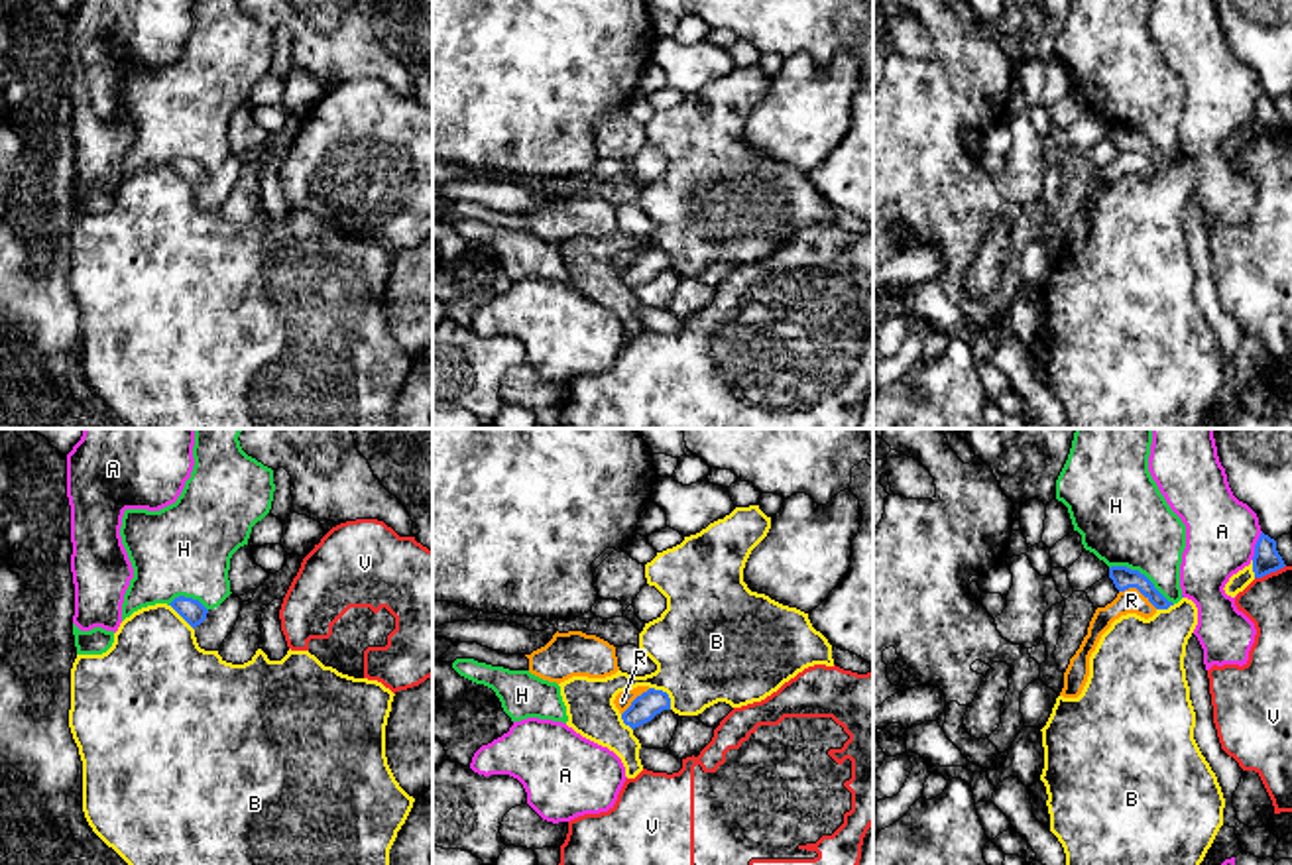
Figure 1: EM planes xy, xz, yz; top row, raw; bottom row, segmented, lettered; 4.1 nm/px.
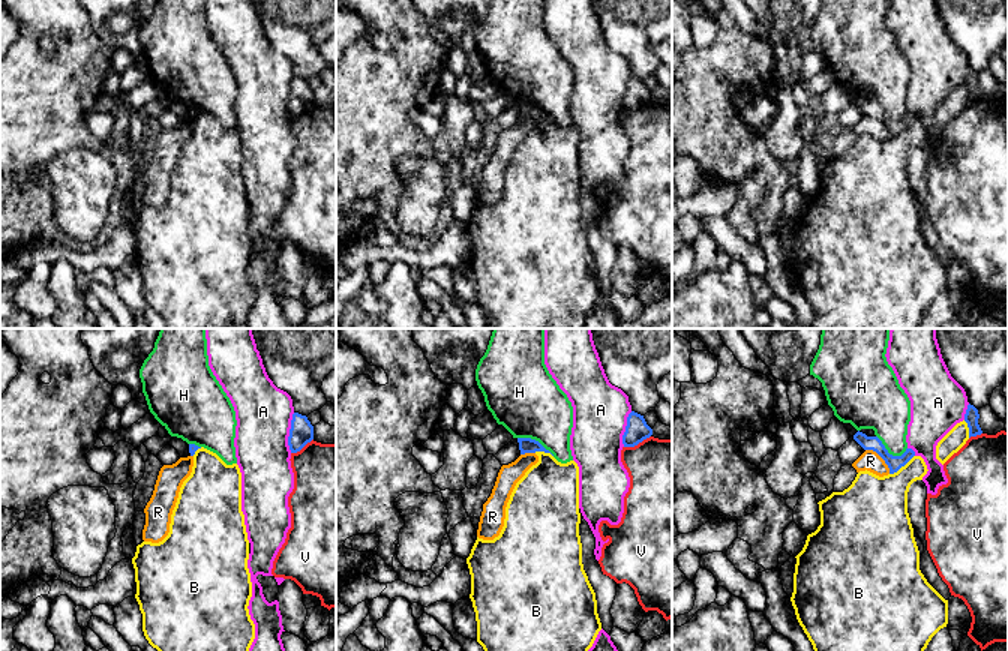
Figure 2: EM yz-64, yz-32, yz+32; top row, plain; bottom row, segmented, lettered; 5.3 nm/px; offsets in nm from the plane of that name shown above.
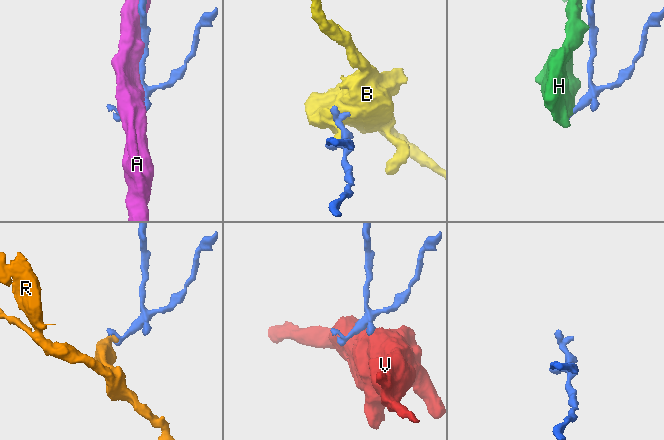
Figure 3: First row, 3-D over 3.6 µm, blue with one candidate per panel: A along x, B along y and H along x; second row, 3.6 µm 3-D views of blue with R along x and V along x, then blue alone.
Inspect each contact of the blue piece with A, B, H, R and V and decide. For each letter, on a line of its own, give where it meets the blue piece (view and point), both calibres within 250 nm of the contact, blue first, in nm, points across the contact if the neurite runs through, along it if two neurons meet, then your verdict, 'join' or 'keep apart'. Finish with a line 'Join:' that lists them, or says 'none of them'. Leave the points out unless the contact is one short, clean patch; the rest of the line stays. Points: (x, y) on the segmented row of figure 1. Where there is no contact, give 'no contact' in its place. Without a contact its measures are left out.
A: contact yz (1255, 545); calibres 110 and 300 nm; keep apart
B: contact xz (665, 692); calibres 110 and 440 nm; keep apart
H: contact yz (1139, 573); calibres 90 and 380 nm; keep apart
R: contact yz (1139, 590); calibres 90 and 100 nm; border yz (1119, 590), (1137, 588), (1157, 608); keep apart
V: contact yz (1269, 573); calibres 110 and 200 nm; border yz (1285, 565), (1255, 578); keep apart
Join: none of them

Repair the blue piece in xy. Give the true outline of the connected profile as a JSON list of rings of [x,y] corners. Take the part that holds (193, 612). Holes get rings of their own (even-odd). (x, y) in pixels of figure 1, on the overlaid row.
[[[179,596],[169,604],[193,629],[206,619],[208,609],[193,598]]]

